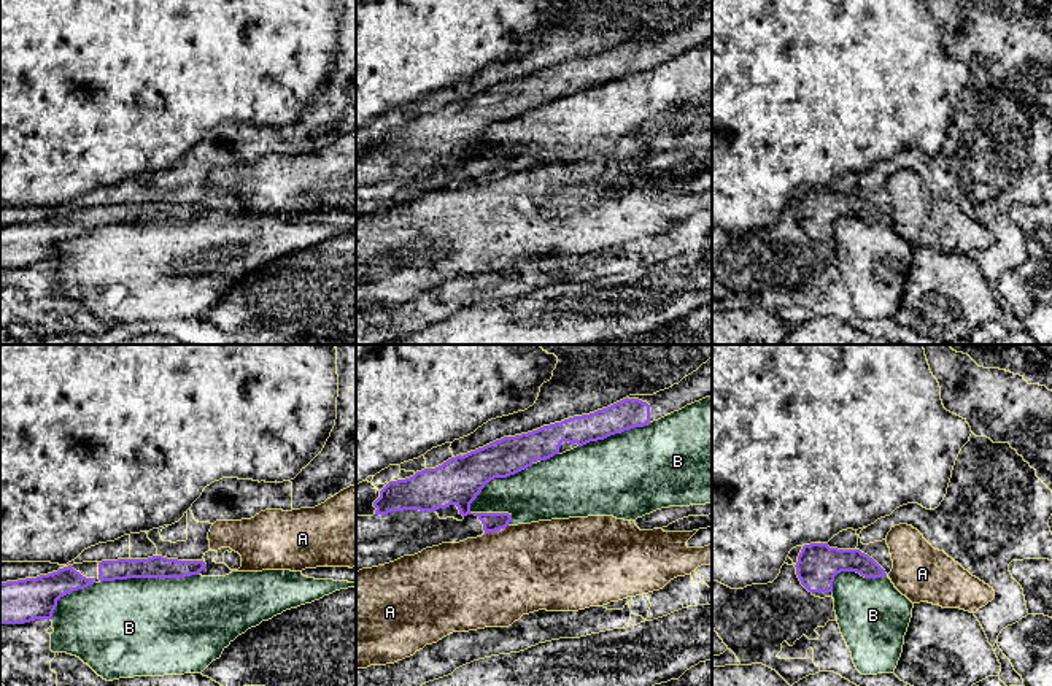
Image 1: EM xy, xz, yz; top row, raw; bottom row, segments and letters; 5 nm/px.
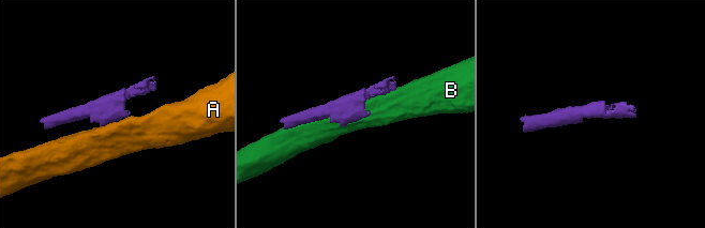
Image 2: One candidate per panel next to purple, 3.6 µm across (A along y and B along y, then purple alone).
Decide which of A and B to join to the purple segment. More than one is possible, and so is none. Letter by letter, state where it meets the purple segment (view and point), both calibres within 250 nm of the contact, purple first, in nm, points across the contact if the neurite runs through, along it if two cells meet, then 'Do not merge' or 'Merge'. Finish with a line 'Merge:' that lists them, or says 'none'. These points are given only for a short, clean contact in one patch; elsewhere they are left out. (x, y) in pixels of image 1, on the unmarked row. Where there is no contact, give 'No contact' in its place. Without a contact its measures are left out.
A: Touches purple at xz (496, 173). Thickness 140 nm (purple) against 460 nm. Boundary: xz (507, 169), (485, 178). Do not merge
B: Touches purple at xz (495, 121). Thickness 240 nm (purple) against 280 nm. Do not merge
Merge: none

